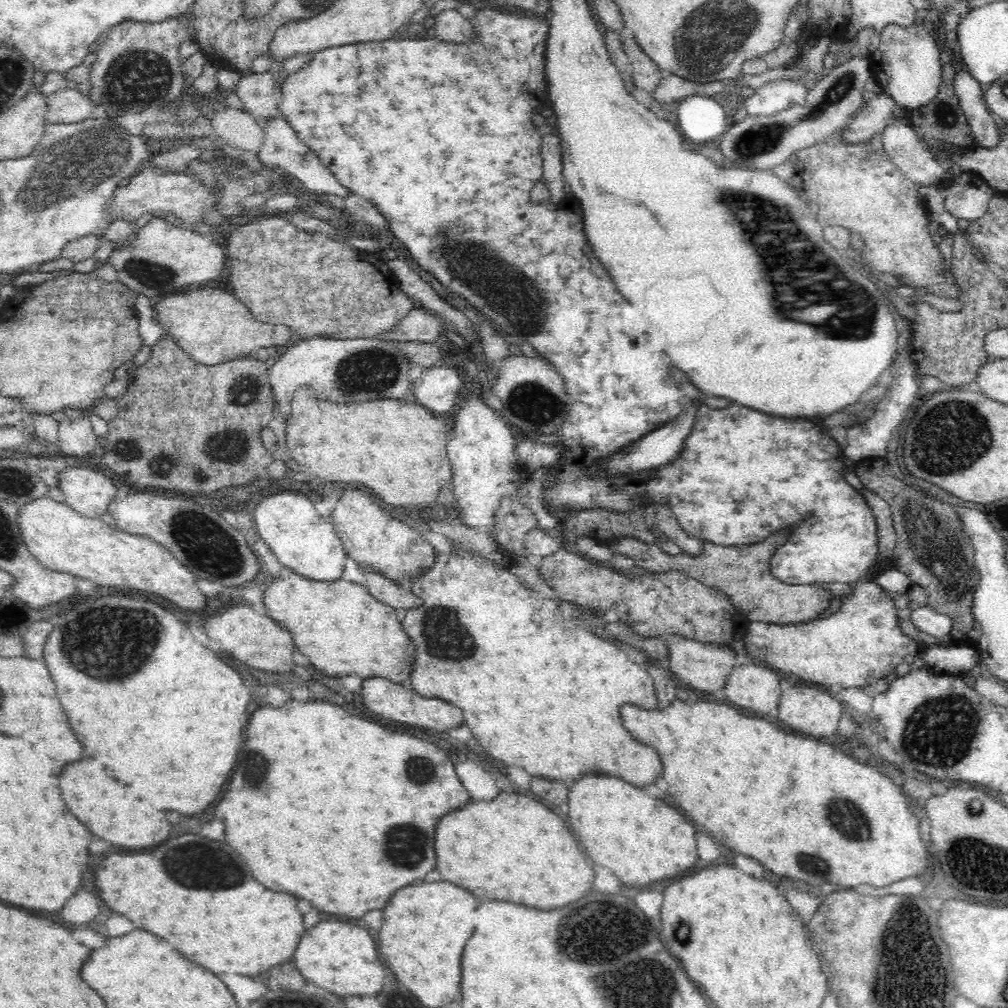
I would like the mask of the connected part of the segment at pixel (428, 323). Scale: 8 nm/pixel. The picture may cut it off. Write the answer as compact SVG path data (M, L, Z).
M424 308L412 309L401 323L391 331L376 335L378 340L394 340L395 342L428 342L436 343L436 338L444 334L445 323L436 314L427 314Z

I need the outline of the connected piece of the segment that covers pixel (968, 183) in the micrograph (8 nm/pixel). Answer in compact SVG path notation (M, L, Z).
M960 170L954 184L943 192L945 208L956 219L978 222L997 193L980 175Z

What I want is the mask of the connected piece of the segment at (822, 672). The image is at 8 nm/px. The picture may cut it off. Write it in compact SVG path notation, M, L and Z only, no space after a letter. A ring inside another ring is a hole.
M876 576L864 578L852 586L852 594L841 596L840 609L827 617L826 620L806 621L806 624L779 625L766 621L749 621L746 635L743 638L747 645L747 652L760 662L766 662L766 666L774 670L782 670L786 674L804 678L806 682L824 684L824 686L842 686L842 688L864 688L868 684L874 684L880 678L885 678L890 672L895 672L896 666L904 662L904 657L911 654L917 656L923 648L920 642L904 634L898 625L898 614L894 601L885 590L882 590L875 581Z

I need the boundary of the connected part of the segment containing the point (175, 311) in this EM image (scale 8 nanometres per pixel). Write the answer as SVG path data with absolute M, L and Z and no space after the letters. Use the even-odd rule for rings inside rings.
M186 288L168 298L154 302L155 319L163 327L166 335L174 339L176 345L184 353L188 353L196 362L206 366L214 366L234 360L238 357L254 355L260 348L289 346L295 339L290 327L282 324L273 325L256 320L250 309L241 300L224 292L220 288Z

